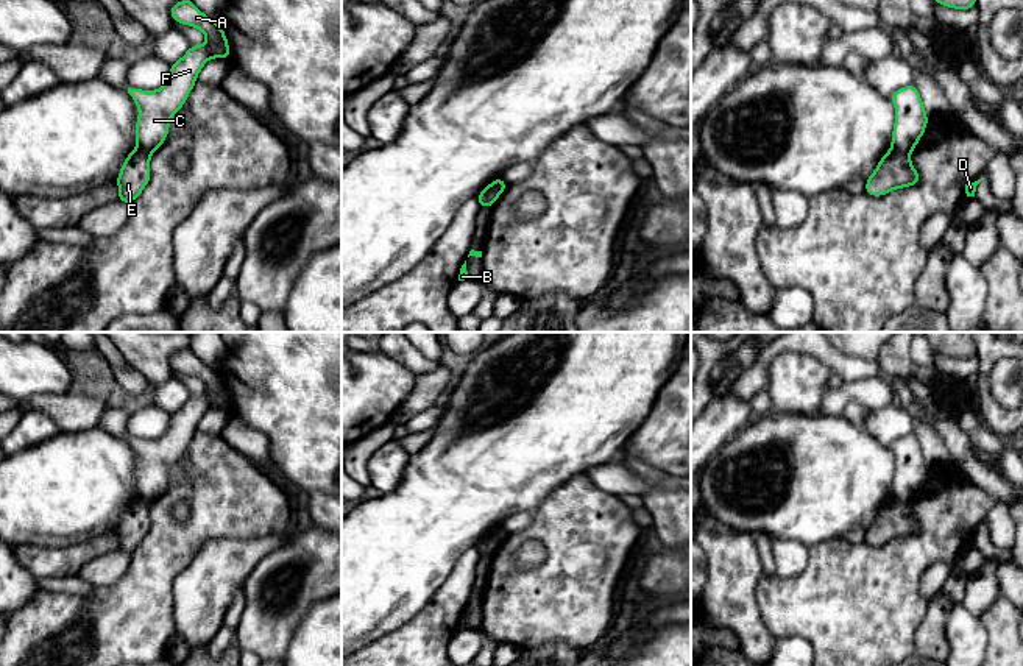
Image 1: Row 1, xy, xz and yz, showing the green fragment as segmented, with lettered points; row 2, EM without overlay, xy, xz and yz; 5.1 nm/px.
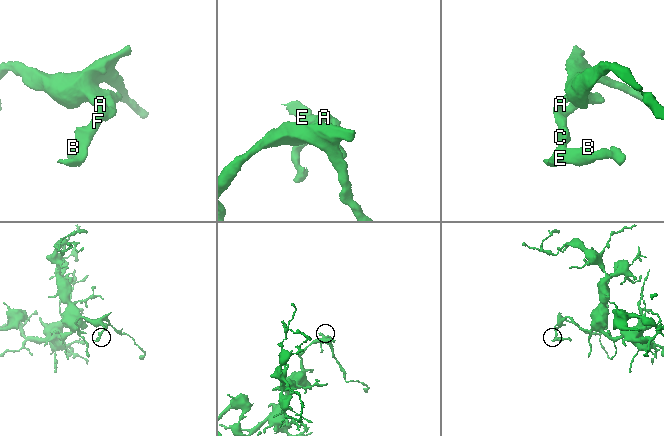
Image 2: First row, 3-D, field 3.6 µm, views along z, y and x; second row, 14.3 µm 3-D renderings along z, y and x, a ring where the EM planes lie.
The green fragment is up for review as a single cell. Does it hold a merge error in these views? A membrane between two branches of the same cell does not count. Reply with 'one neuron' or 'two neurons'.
two neurons

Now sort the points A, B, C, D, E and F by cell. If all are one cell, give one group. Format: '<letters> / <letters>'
A C F / B D E

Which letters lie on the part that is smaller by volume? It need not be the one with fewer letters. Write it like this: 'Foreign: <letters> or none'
Foreign: B, D, E

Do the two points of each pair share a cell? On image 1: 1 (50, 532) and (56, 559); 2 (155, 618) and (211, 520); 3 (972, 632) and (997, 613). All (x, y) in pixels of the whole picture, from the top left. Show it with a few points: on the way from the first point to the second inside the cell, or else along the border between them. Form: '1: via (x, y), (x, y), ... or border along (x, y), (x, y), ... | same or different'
1: border along (89, 537), (61, 546), (16, 546) | different
2: via (155, 593), (155, 573), (186, 542) | same
3: border along (980, 618), (987, 635), (987, 649) | different

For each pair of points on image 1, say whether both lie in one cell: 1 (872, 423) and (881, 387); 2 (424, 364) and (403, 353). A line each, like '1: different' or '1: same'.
1: different
2: same

